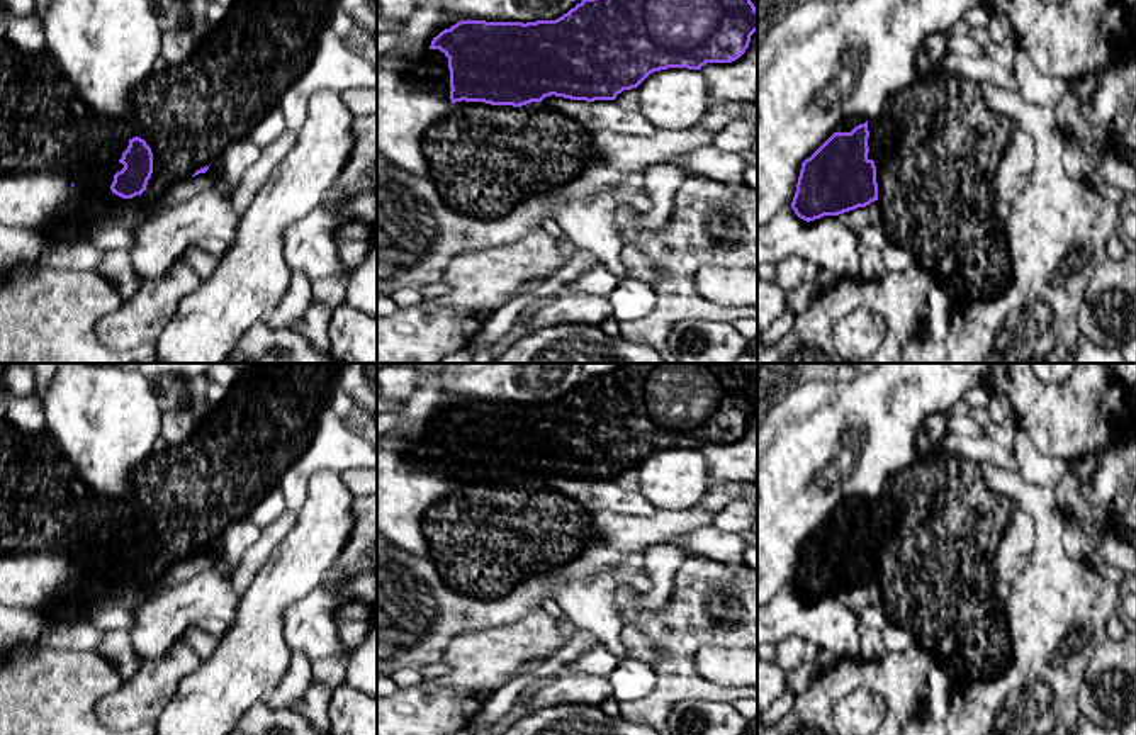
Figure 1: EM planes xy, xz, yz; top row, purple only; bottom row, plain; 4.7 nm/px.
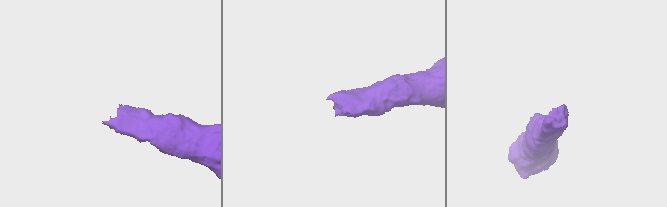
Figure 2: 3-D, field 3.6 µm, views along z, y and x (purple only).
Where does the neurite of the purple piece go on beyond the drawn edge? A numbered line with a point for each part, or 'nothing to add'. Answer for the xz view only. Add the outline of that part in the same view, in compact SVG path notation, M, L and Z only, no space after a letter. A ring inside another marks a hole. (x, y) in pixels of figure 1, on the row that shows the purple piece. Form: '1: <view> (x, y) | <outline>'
1: xz (432, 67) | M428 49L423 54L414 56L409 75L411 78L419 83L425 83L426 87L448 93L448 58L440 49Z

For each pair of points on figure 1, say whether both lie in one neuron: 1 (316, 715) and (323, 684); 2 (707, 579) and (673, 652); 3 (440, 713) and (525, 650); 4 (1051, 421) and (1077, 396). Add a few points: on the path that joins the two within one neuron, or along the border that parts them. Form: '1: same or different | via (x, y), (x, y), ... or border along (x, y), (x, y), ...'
1: same | via (316, 708), (316, 698), (321, 691)
2: same | via (707, 598), (707, 606), (681, 634)
3: same | via (461, 693), (505, 650)
4: same | via (1058, 415), (1070, 403)

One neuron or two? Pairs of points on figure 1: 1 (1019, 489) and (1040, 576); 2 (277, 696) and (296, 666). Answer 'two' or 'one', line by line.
1: one
2: one

